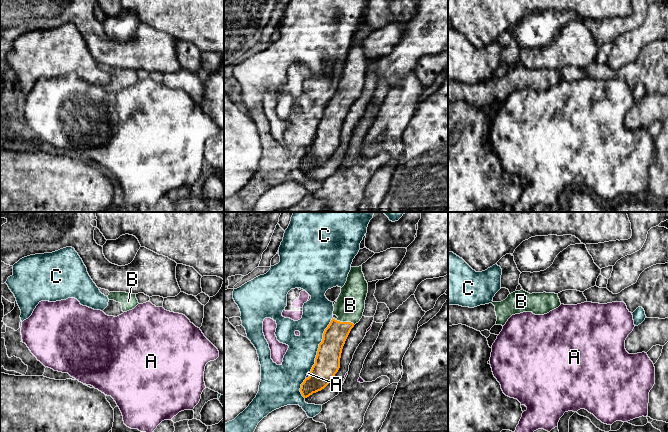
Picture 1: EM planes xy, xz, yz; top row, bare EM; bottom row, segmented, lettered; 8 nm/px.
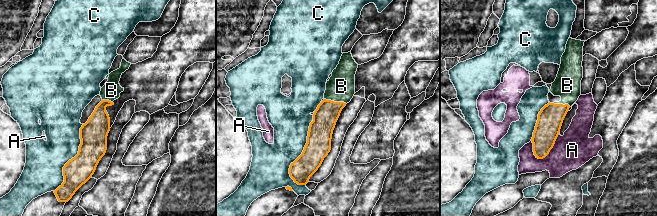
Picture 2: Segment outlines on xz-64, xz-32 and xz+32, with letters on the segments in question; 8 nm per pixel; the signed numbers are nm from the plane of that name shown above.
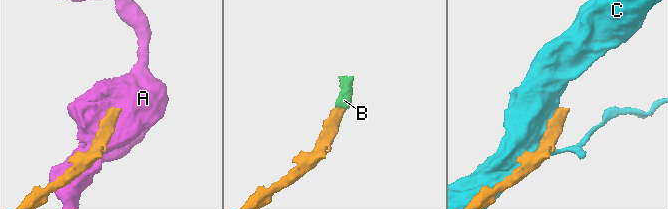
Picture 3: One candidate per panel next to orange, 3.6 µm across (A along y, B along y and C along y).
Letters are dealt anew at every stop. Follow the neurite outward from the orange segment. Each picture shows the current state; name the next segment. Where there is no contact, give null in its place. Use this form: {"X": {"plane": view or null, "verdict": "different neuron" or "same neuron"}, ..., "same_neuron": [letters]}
{"A": {"plane": "xz", "verdict": "different neuron"}, "B": {"plane": "xz", "verdict": "same neuron"}, "C": {"plane": "xz", "verdict": "different neuron"}, "same_neuron": ["B"]}

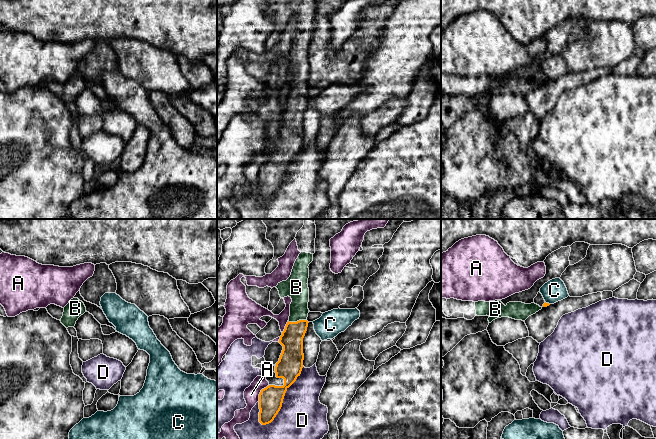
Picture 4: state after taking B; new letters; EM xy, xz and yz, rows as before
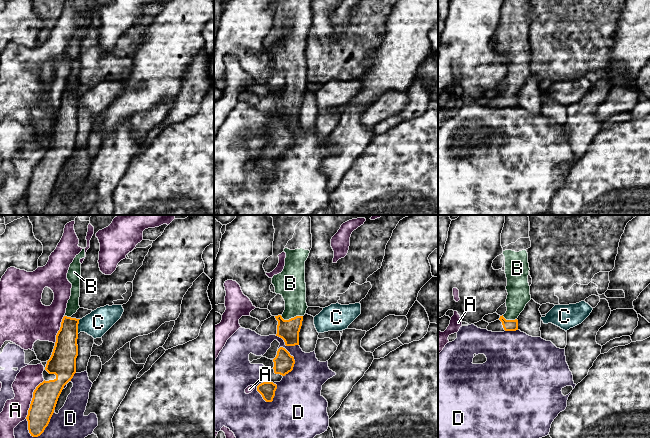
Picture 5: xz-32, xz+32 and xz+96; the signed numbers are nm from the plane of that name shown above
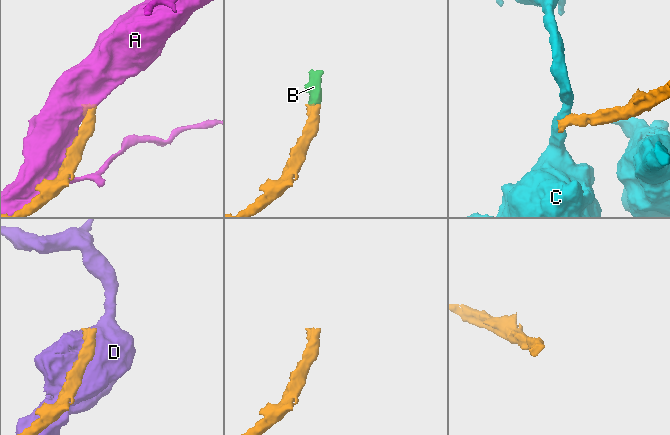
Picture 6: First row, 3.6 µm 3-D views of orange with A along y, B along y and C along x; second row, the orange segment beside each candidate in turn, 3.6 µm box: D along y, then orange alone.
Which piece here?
{"A": {"plane": "xz", "verdict": "different neuron"}, "B": {"plane": "xz", "verdict": "same neuron"}, "C": {"plane": "yz", "verdict": "different neuron"}, "D": {"plane": "xz", "verdict": "different neuron"}, "same_neuron": ["B"]}

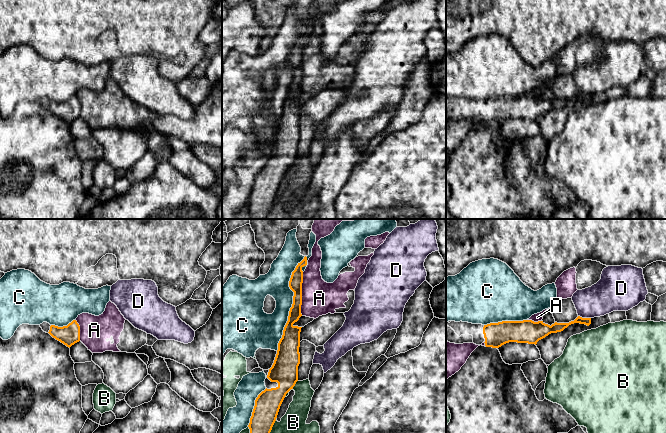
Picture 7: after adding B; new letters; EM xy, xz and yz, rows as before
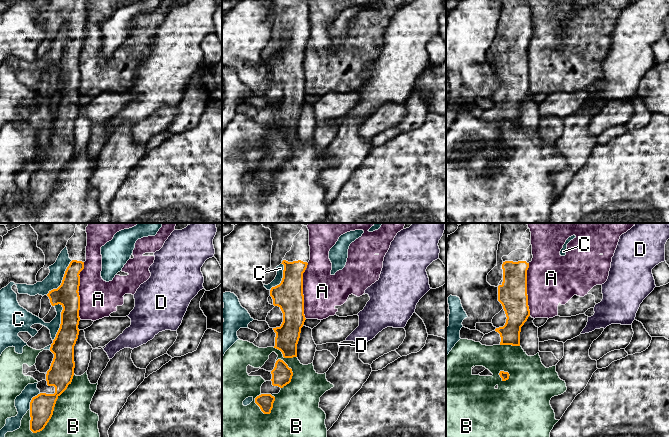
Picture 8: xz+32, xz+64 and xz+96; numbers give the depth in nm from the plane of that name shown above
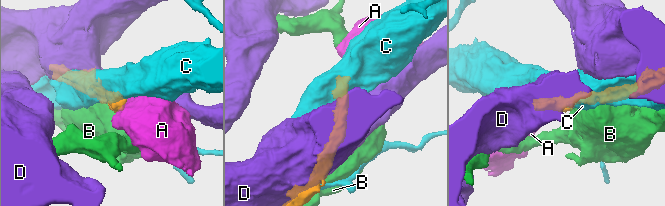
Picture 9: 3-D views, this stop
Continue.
{"A": {"plane": "xz", "verdict": "different neuron"}, "B": {"plane": "xz", "verdict": "different neuron"}, "C": {"plane": "xz", "verdict": "different neuron"}, "D": {"plane": "yz", "verdict": "different neuron"}, "same_neuron": []}

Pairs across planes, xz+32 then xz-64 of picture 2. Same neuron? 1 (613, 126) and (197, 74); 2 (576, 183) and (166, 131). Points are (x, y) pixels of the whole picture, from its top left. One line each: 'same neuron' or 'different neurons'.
1: same neuron
2: different neurons

